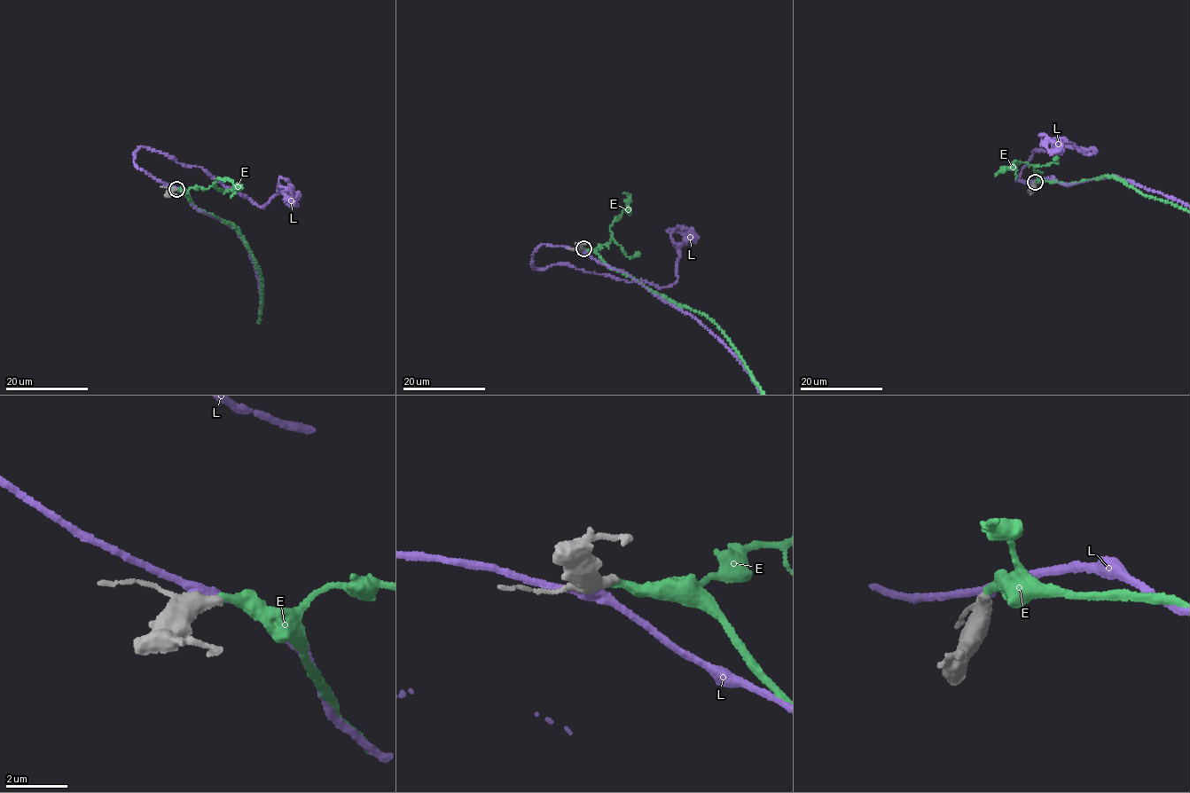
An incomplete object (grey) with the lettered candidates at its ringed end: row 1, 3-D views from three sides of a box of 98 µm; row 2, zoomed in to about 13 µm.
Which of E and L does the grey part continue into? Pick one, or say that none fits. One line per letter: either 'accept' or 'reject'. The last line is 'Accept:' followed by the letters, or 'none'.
E: reject
L: reject
Accept: none

